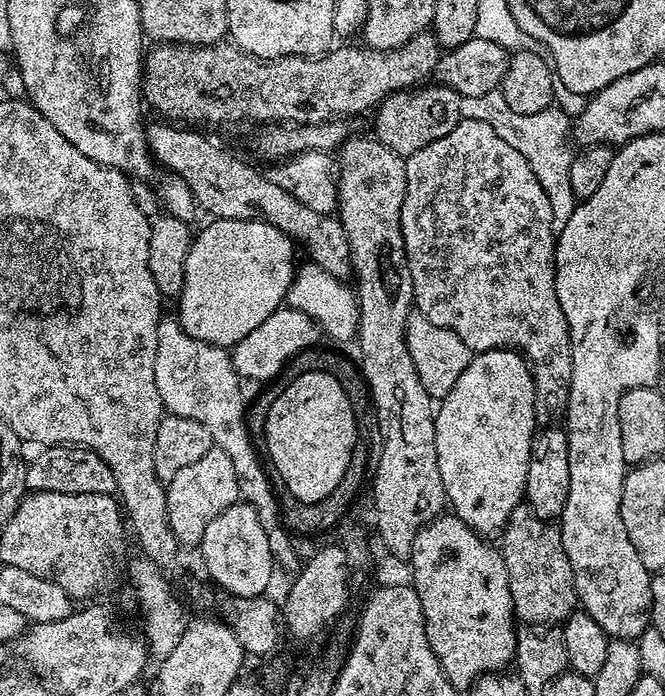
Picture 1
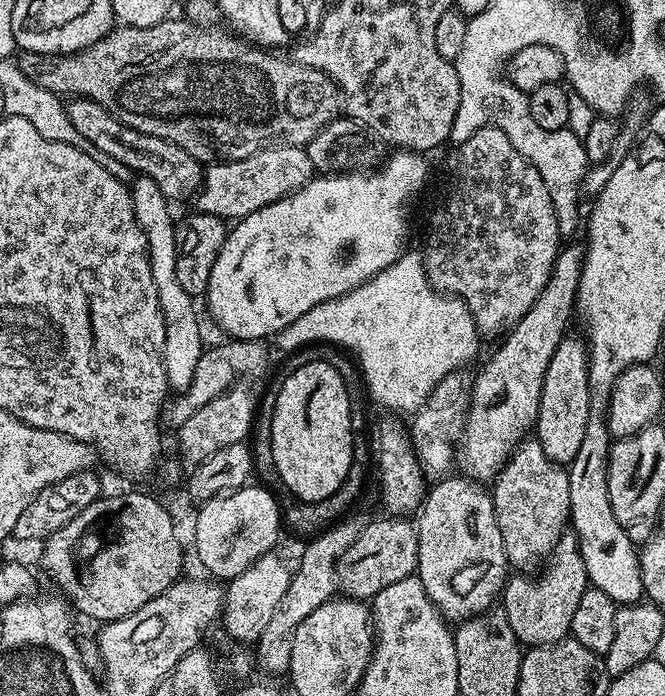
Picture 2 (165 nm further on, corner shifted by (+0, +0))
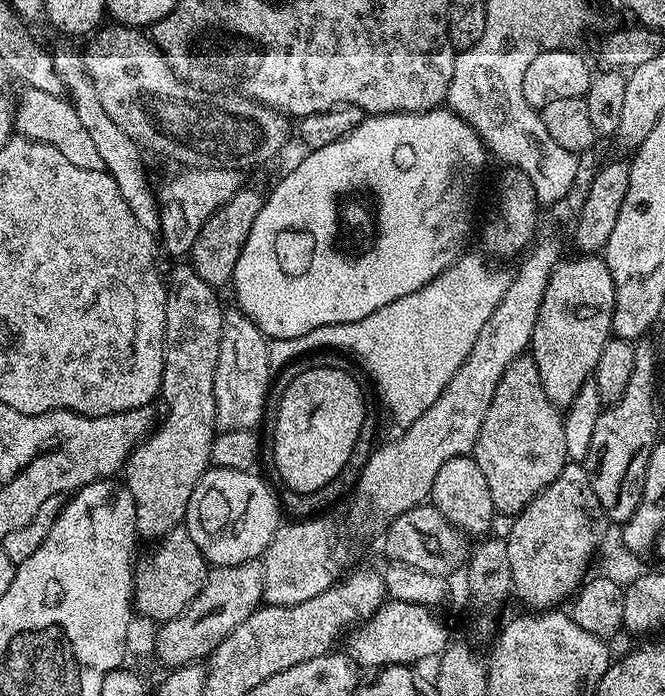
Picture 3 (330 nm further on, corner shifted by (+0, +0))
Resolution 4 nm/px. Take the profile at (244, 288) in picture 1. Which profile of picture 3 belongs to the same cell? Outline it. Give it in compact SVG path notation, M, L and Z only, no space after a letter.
M441 106L429 112L391 112L385 116L369 115L350 134L338 138L338 142L330 142L330 146L311 149L280 181L272 193L267 193L262 210L258 210L258 218L254 218L254 227L250 229L250 238L246 238L246 246L242 246L242 254L238 254L238 262L234 266L234 274L230 285L236 291L235 307L240 308L262 330L265 336L274 340L298 338L302 334L310 334L310 330L318 330L331 324L358 322L374 310L382 310L382 306L390 306L398 298L410 294L414 290L422 290L438 274L456 263L465 251L464 243L472 232L472 203L476 200L476 183L490 161L490 153L469 124L457 112Z

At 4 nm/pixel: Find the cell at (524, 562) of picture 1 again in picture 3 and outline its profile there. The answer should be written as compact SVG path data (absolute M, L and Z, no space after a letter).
M520 355L507 366L470 455L478 462L482 474L486 474L493 509L507 518L522 511L569 463L561 409L546 396L542 374L538 374L531 355Z

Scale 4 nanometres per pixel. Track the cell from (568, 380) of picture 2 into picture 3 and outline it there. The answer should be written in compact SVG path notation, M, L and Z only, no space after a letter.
M572 254L572 257L561 259L557 264L553 273L550 274L550 280L546 286L546 292L542 297L542 306L538 309L537 321L534 324L533 336L530 345L530 355L534 363L538 366L538 374L542 374L542 388L546 390L546 396L550 398L550 402L554 402L557 408L567 409L569 404L574 402L574 398L578 398L578 390L582 390L593 379L596 367L598 366L598 358L602 354L602 350L606 346L606 342L613 335L612 331L612 315L614 314L614 306L616 305L616 291L614 290L614 278L610 278L610 270L606 266L603 255L600 254Z

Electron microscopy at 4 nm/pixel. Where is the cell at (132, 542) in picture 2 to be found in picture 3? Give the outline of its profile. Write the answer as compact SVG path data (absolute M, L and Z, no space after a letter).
M183 527L172 529L155 545L156 553L134 572L134 608L155 622L173 620L188 609L208 581L210 565Z

